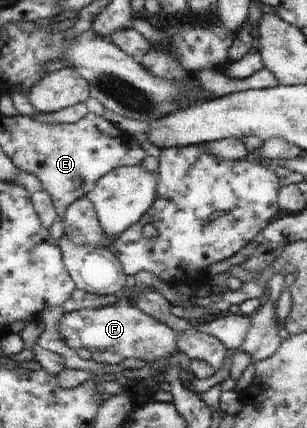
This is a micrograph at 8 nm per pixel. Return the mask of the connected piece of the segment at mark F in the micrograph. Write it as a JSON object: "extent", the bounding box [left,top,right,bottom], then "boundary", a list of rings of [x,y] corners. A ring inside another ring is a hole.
{"extent":[60,303,178,361],"boundary":[[[116,303],[110,307],[97,309],[83,309],[65,313],[60,322],[60,335],[68,343],[68,347],[78,352],[79,348],[89,351],[116,351],[122,357],[156,361],[160,358],[170,357],[178,350],[178,335],[166,324],[146,315],[144,311],[131,304]]]}

